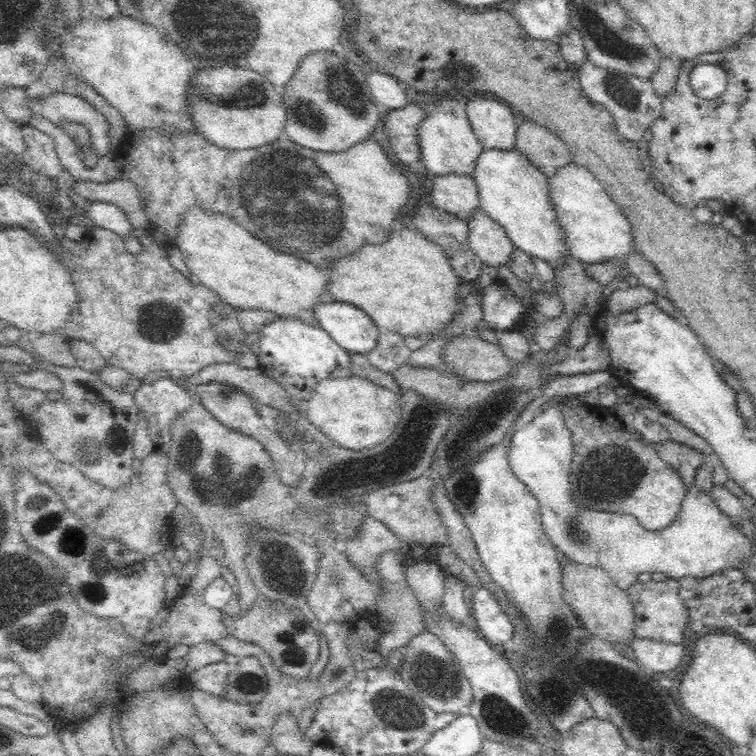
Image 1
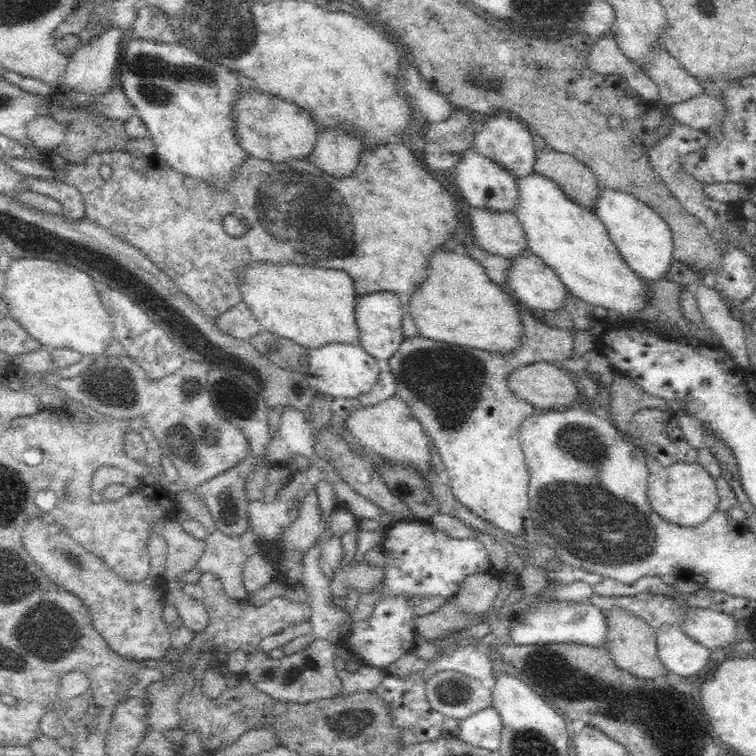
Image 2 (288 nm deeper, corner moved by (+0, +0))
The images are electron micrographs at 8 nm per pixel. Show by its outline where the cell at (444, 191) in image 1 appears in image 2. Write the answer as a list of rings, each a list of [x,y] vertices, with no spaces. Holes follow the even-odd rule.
[[[468,208],[470,226],[474,232],[474,244],[482,250],[516,260],[528,252],[526,232],[518,218],[508,212],[486,212],[480,208]]]

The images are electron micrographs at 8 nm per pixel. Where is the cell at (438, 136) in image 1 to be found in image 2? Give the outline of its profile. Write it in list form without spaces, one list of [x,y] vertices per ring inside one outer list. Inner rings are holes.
[[[468,148],[468,152],[462,152],[460,160],[456,162],[452,176],[456,176],[456,186],[462,192],[464,200],[472,206],[472,208],[480,208],[486,212],[508,212],[514,214],[520,202],[520,186],[518,180],[506,172],[502,166],[498,166],[494,160],[486,158],[484,154],[476,152],[474,148]]]

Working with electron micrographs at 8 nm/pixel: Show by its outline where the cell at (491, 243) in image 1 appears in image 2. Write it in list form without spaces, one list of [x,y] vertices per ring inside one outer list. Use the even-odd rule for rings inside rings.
[[[530,250],[512,260],[512,270],[506,276],[506,288],[522,302],[522,306],[536,312],[556,312],[572,294],[570,288],[562,284],[560,276]]]

